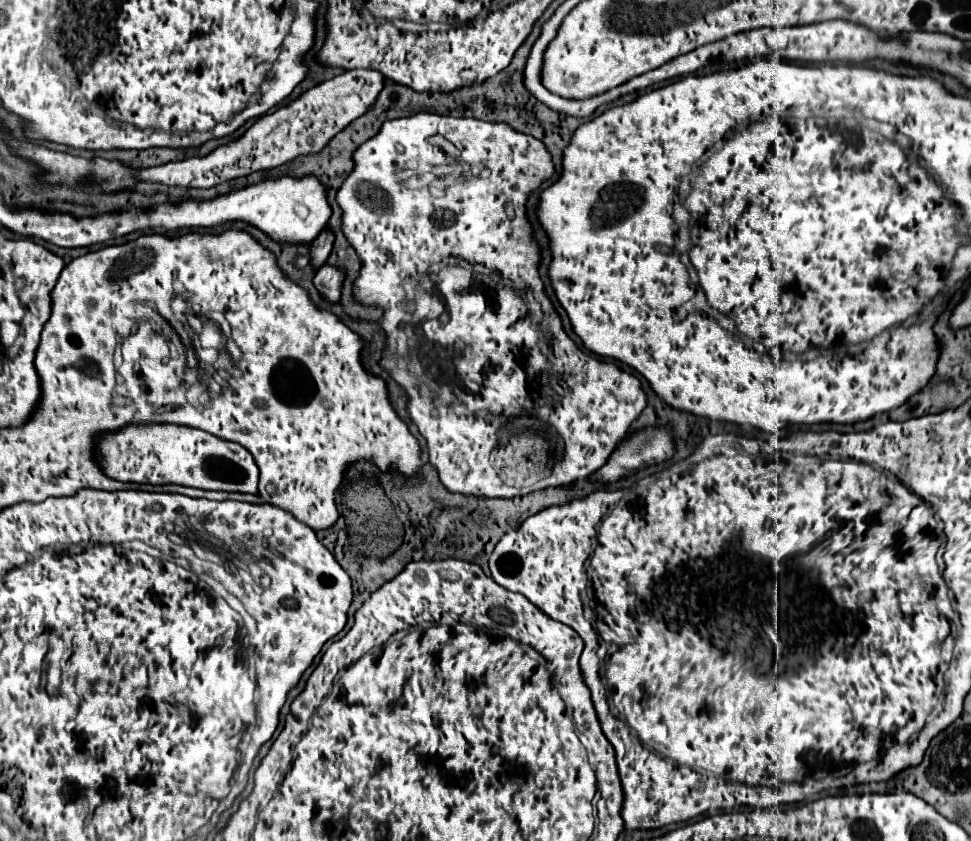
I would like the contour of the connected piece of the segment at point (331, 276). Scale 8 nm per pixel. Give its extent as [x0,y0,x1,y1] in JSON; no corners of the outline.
[314,264,344,302]

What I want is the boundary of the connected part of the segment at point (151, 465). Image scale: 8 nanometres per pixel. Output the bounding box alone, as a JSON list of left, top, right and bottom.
[96,424,258,492]

